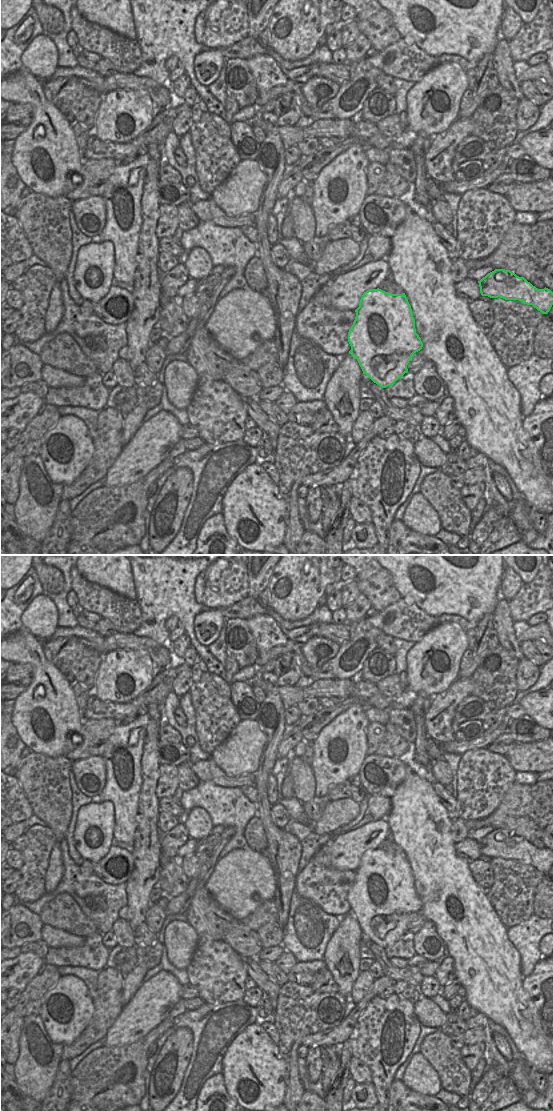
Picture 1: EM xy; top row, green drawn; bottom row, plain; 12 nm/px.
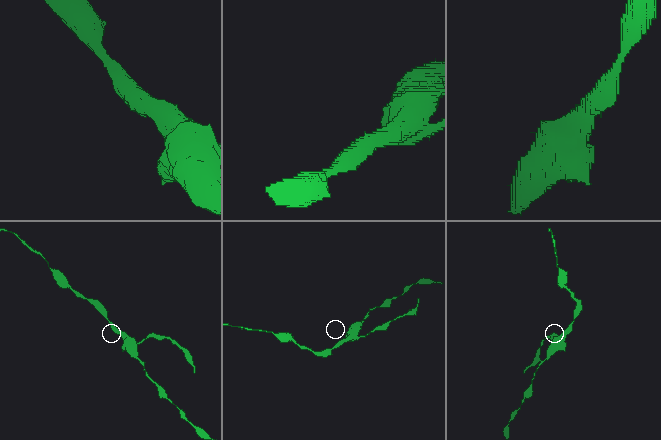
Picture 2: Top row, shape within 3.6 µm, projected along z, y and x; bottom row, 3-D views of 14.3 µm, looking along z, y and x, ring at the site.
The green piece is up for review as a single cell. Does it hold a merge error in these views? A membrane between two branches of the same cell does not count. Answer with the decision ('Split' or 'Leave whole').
Split

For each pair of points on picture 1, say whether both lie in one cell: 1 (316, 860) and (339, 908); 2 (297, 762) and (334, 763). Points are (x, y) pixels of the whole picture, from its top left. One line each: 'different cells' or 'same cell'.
1: same cell
2: different cells

